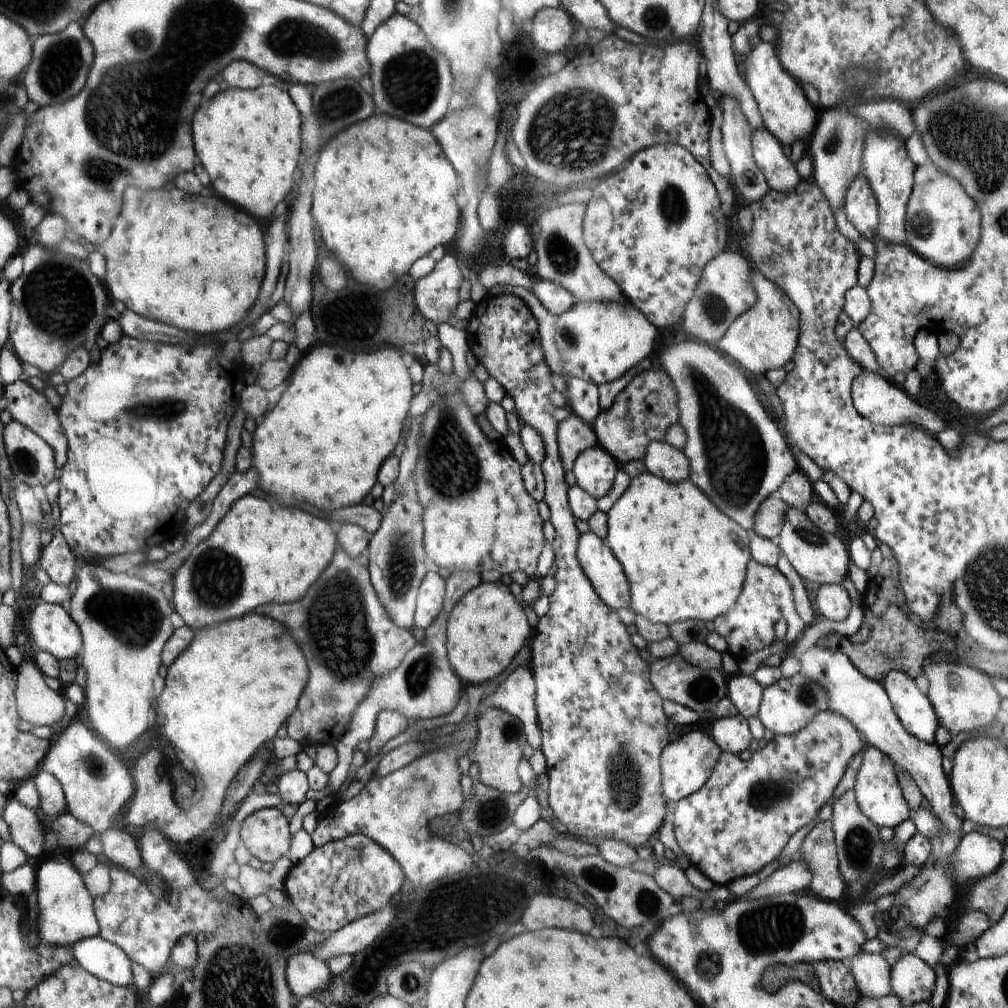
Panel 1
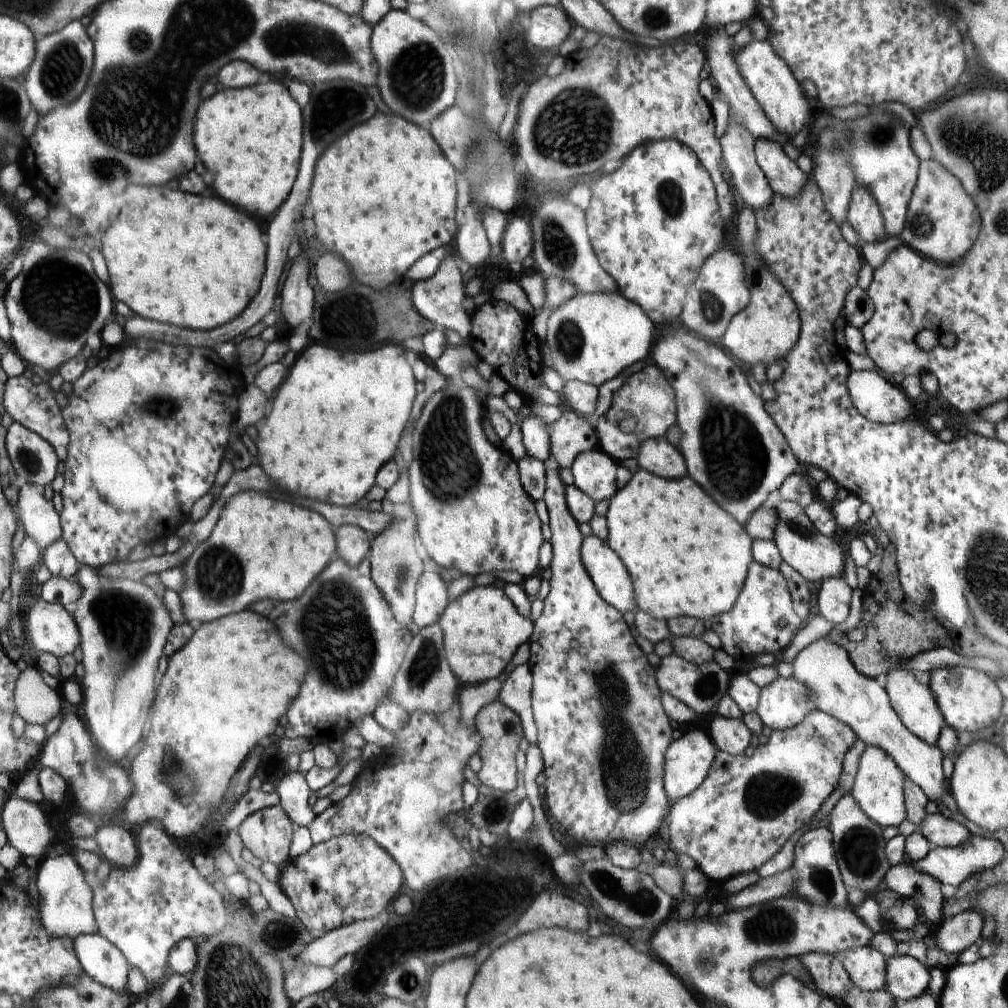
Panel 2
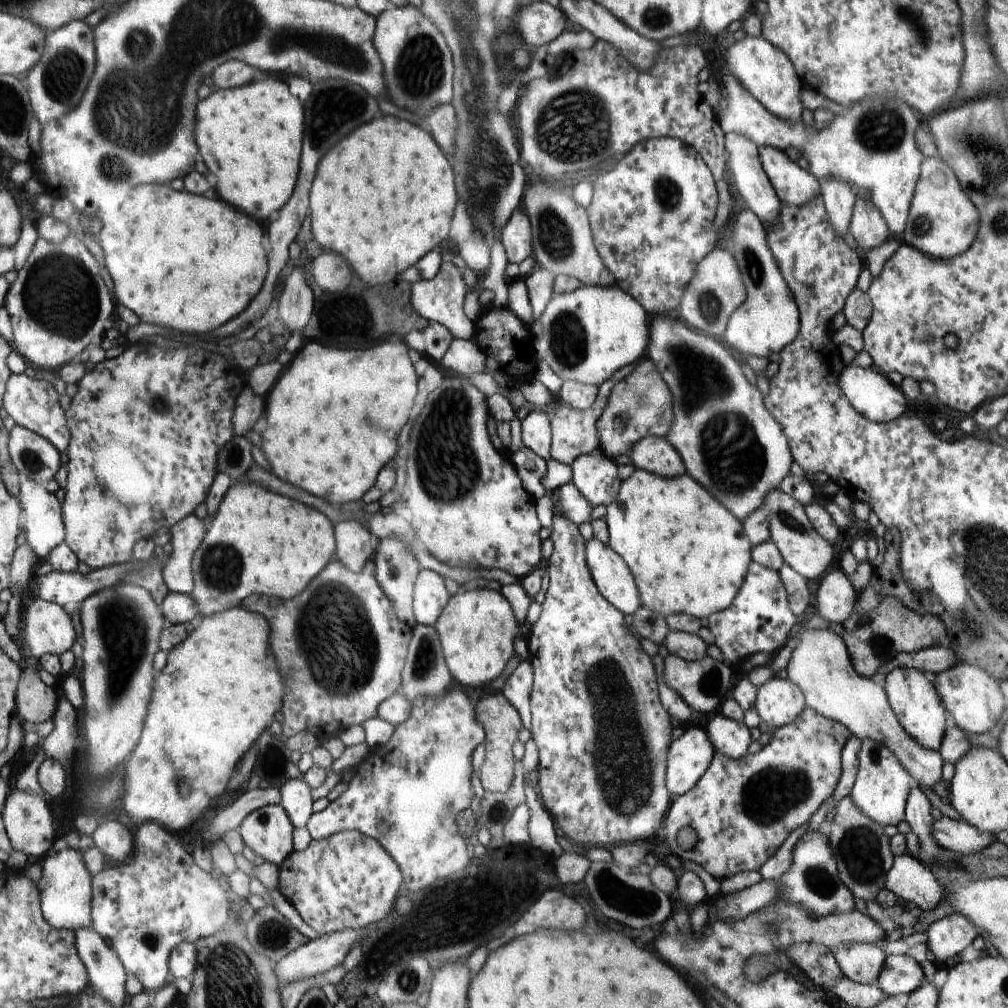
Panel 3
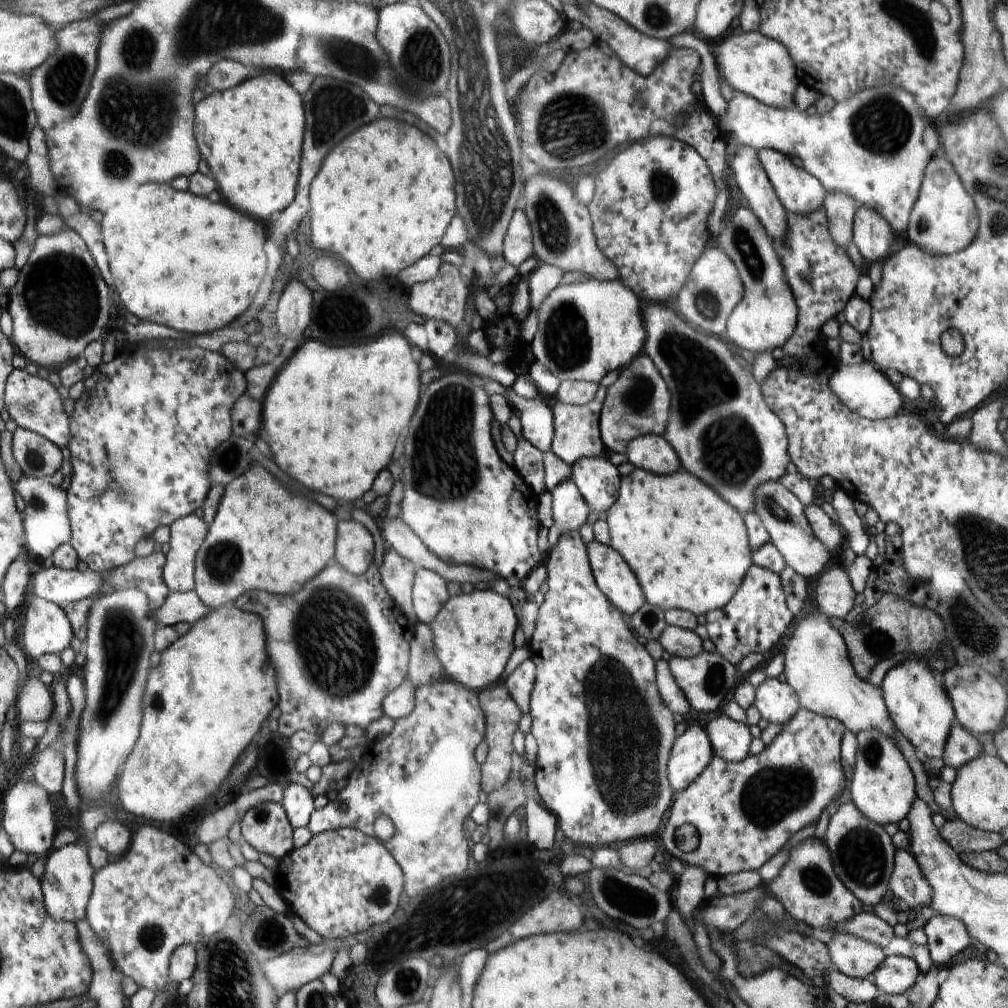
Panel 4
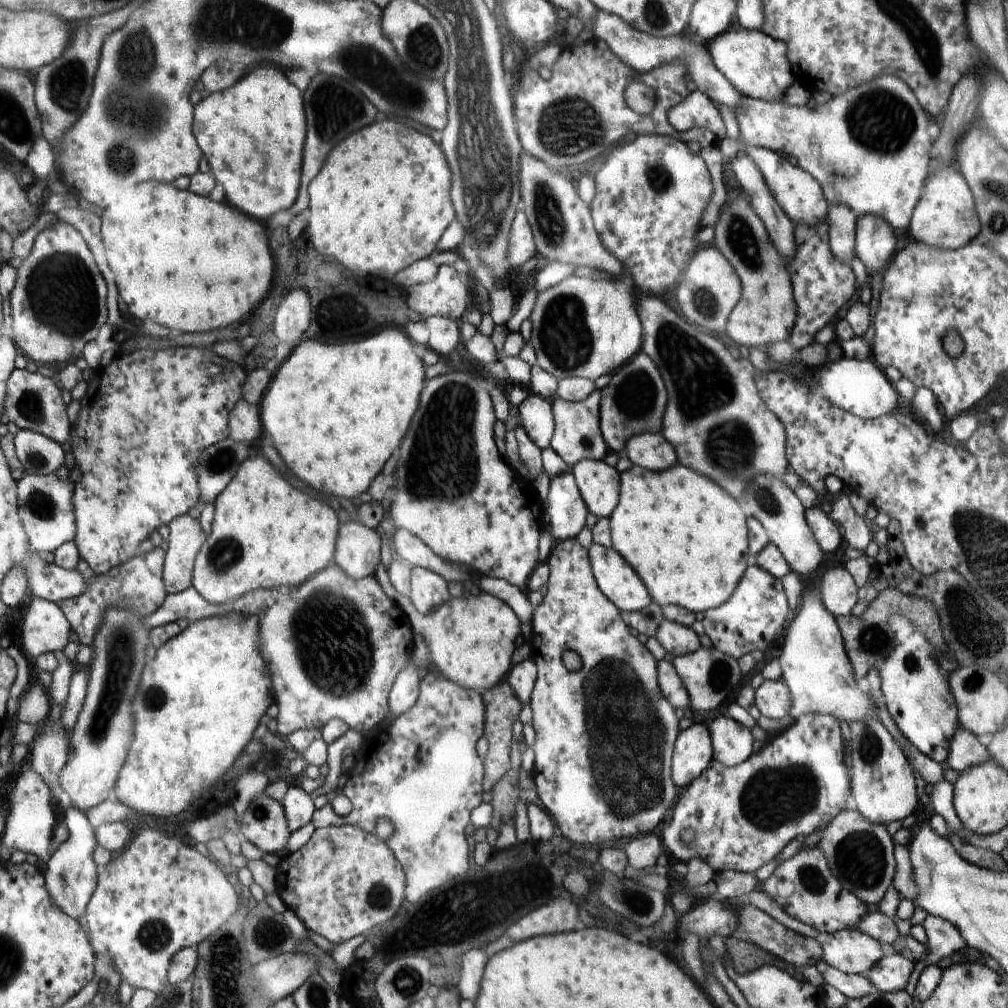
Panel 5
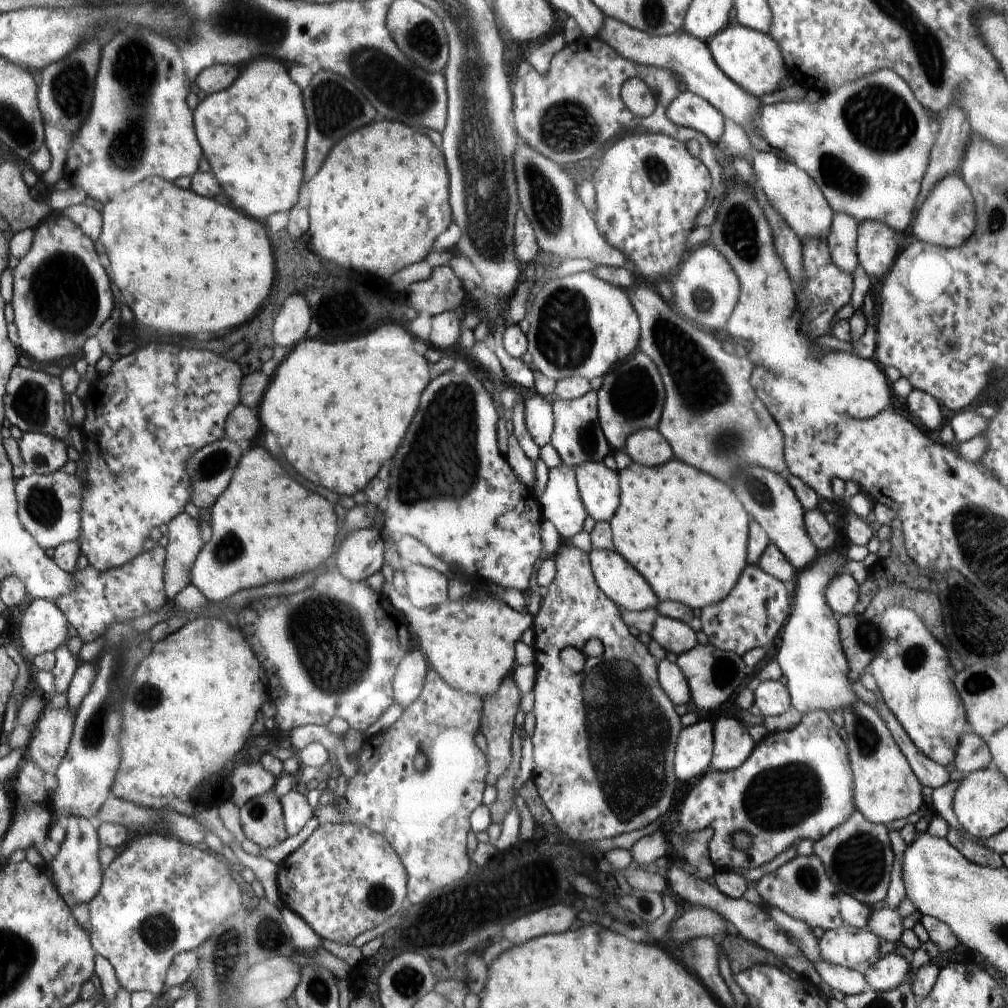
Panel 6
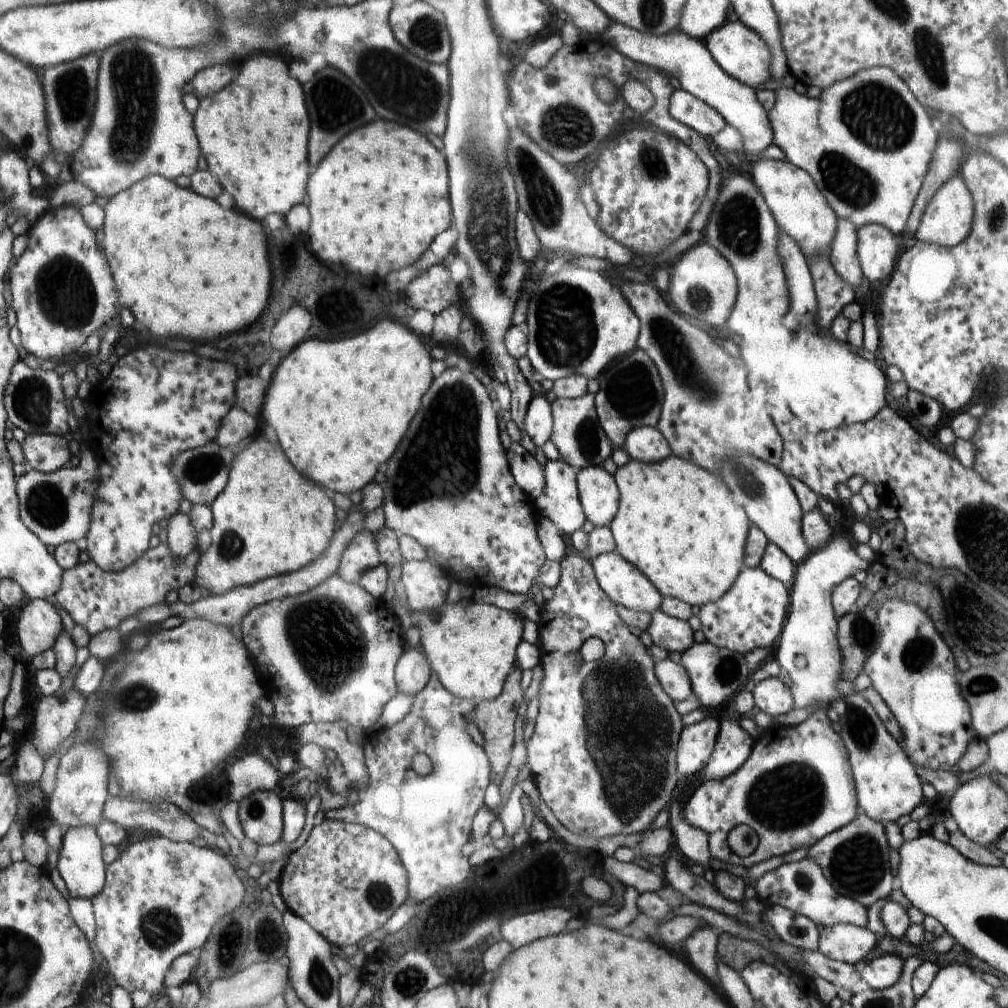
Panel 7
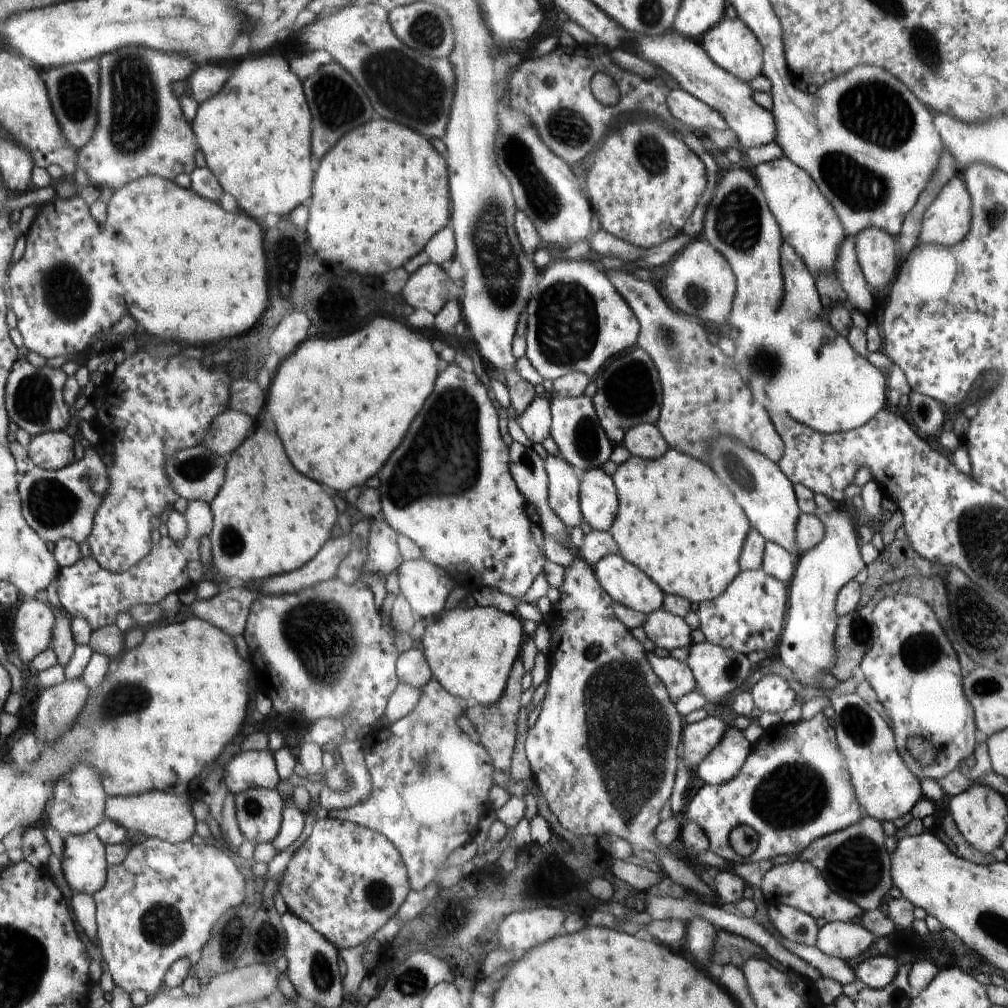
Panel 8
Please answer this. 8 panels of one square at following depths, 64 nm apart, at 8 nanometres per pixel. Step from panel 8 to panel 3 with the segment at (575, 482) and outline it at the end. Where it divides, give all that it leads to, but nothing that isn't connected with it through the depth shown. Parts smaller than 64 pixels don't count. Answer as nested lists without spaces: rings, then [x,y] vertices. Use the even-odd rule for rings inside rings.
[[[574,483],[560,486],[558,496],[560,496],[560,500],[556,502],[556,508],[560,514],[570,518],[576,526],[580,526],[583,522],[591,522],[593,506],[582,496]]]

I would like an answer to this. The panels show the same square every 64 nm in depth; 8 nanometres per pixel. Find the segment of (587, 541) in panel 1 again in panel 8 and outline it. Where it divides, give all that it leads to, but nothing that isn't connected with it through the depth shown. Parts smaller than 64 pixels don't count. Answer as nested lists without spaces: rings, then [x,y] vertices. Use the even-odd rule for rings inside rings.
[[[618,554],[602,558],[596,564],[596,578],[611,599],[644,615],[663,609],[666,598],[662,588]]]

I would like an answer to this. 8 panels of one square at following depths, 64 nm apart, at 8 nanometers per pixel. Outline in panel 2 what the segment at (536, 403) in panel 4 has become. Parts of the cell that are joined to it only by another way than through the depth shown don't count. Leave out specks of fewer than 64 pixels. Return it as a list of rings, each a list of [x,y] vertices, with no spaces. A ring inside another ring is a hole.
[[[529,416],[521,419],[519,426],[526,452],[530,456],[534,456],[536,460],[540,460],[540,462],[550,462],[550,458],[553,458],[553,455],[551,454],[548,424],[542,418]]]

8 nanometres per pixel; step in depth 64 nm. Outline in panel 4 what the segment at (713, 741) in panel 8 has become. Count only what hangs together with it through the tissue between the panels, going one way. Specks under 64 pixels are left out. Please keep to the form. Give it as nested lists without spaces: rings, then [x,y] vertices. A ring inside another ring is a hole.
[[[687,726],[672,749],[667,765],[668,778],[676,792],[686,790],[698,780],[704,769],[714,760],[714,747],[710,735],[700,726]]]

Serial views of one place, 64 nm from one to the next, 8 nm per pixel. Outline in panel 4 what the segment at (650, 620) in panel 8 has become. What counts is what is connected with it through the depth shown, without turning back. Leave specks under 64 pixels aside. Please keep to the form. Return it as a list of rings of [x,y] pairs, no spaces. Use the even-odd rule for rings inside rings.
[[[666,625],[666,630],[658,638],[663,650],[670,652],[673,657],[694,658],[702,653],[702,639],[691,630]]]

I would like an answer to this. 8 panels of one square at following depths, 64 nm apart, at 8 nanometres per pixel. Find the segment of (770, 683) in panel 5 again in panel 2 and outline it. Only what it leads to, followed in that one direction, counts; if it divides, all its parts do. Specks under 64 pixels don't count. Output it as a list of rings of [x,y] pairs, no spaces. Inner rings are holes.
[[[778,677],[772,684],[760,688],[760,700],[755,710],[763,725],[768,726],[772,731],[788,730],[800,725],[812,712],[816,710],[816,698],[808,686],[792,678]]]

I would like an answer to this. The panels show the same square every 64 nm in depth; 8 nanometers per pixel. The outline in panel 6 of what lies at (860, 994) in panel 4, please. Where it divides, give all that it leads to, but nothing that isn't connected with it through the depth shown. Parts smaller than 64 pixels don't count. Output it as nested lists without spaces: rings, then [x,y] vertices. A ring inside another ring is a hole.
[[[822,958],[813,964],[816,972],[820,974],[820,978],[832,990],[840,990],[846,997],[858,996],[858,994],[862,994],[871,988],[870,984],[866,982],[866,978],[857,970],[842,968],[840,965],[826,962]]]

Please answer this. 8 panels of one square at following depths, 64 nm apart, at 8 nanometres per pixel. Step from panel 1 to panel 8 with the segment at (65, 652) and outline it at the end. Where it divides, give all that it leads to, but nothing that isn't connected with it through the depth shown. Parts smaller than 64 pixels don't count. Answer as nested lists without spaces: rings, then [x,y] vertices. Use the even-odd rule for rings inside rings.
[[[38,598],[21,602],[12,632],[27,667],[52,648],[58,620],[52,606]]]

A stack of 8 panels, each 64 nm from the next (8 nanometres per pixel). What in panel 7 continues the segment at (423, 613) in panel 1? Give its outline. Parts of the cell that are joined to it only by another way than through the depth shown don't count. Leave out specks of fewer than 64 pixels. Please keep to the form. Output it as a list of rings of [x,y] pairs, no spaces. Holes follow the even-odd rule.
[[[430,560],[403,562],[401,580],[412,612],[433,612],[442,608],[450,580],[442,568]]]

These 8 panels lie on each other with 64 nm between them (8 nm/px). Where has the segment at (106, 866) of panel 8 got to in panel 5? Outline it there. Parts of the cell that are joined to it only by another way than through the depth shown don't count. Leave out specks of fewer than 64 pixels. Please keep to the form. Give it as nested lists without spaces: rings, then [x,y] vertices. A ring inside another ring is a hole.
[[[70,806],[68,818],[65,818],[69,829],[69,839],[55,852],[51,861],[47,864],[48,890],[51,890],[54,902],[72,918],[82,920],[87,916],[88,906],[99,889],[100,867],[96,864],[96,849],[99,848],[97,830],[92,826],[91,818],[78,808]]]

